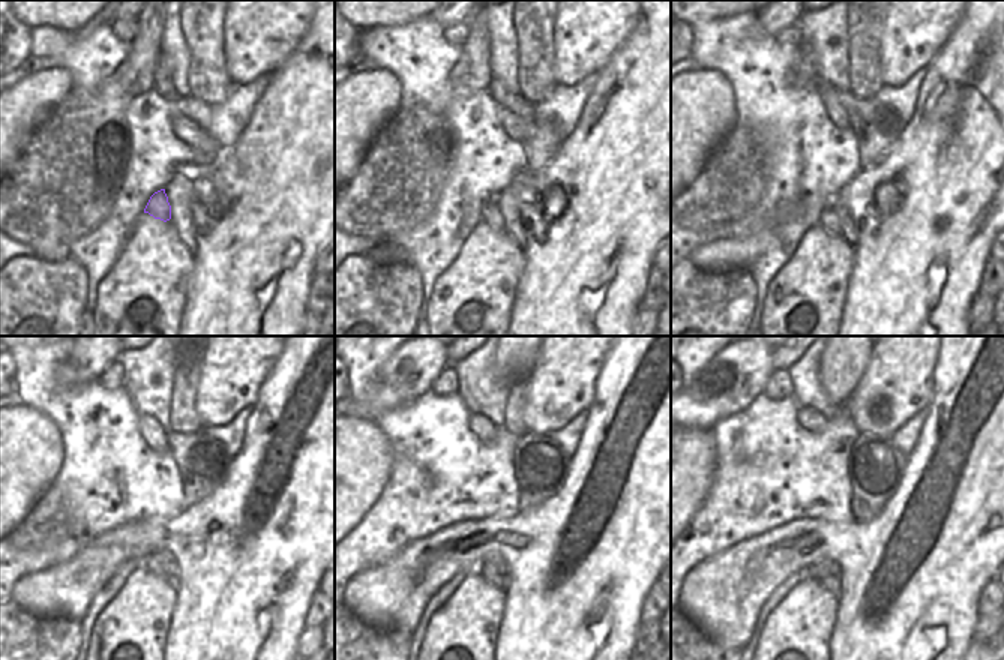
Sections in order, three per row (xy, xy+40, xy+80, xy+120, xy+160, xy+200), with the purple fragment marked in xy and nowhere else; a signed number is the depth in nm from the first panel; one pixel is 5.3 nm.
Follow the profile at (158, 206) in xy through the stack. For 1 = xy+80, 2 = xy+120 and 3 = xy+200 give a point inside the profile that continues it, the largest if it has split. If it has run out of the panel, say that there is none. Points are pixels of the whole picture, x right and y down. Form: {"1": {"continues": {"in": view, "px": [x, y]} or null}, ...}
{"1": {"continues": {"in": "xy+80", "px": [829, 219]}}, "2": {"continues": {"in": "xy+120", "px": [150, 563]}}, "3": {"continues": {"in": "xy+200", "px": [832, 584]}}}

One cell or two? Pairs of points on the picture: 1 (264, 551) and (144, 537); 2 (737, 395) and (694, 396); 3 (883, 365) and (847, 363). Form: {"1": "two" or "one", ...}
{"1": "one", "2": "one", "3": "two"}

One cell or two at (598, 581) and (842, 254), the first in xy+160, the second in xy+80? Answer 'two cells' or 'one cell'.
two cells

